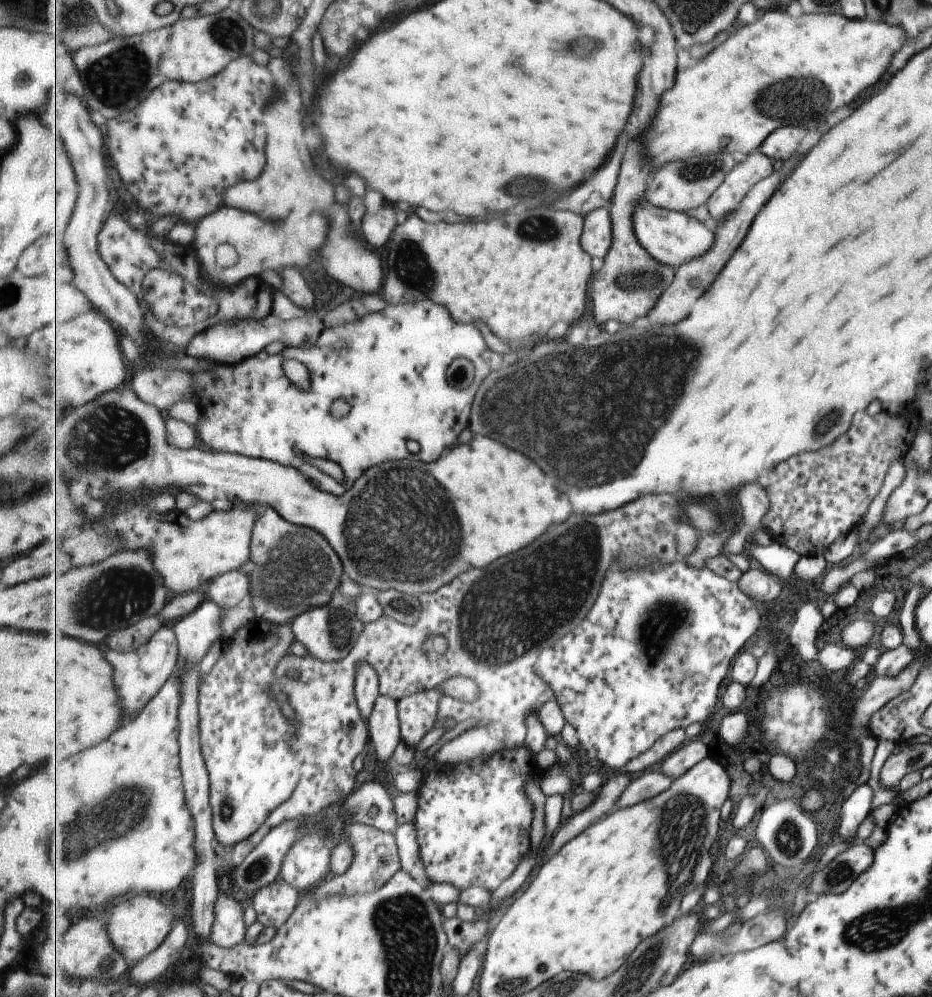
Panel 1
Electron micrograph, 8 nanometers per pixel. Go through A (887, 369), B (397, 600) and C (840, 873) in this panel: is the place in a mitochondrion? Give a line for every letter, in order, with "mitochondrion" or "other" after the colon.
A: other
B: mitochondrion
C: mitochondrion

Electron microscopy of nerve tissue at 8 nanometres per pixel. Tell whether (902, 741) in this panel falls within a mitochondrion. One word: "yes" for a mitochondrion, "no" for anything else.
no

